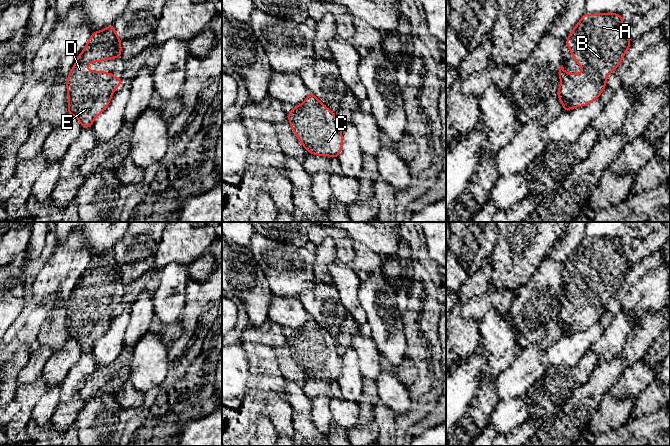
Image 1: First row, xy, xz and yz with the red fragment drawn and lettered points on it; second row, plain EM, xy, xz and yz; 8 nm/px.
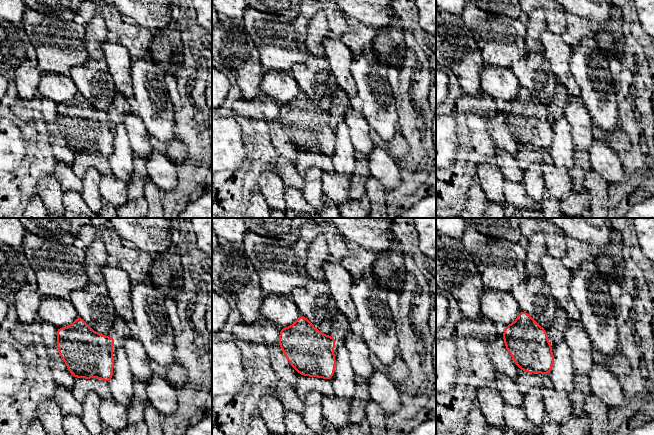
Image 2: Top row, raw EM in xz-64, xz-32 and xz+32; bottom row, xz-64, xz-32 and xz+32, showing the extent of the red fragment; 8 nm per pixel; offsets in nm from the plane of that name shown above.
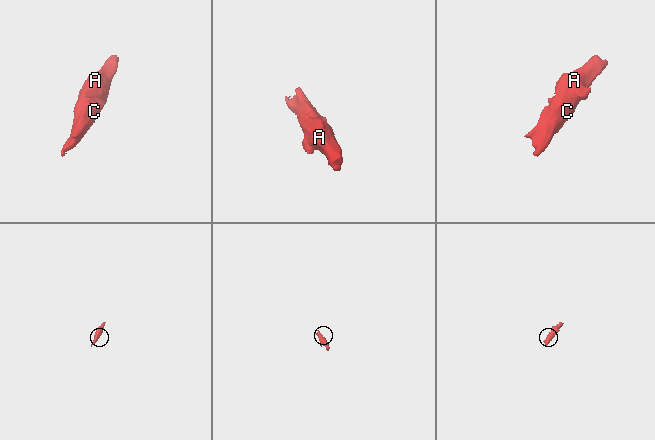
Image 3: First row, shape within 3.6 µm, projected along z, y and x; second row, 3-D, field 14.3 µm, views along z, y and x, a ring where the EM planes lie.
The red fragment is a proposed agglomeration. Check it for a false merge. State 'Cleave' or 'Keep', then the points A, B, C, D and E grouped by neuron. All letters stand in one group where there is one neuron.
Keep. Groups: A B C D E

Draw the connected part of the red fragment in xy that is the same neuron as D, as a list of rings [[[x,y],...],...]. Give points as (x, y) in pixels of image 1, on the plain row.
[[[114,248],[103,254],[95,255],[67,301],[68,339],[74,339],[81,347],[82,353],[90,351],[95,342],[108,331],[114,315],[123,305],[119,301],[114,301],[112,297],[90,295],[86,291],[89,287],[120,282],[121,273],[120,262],[115,256]]]

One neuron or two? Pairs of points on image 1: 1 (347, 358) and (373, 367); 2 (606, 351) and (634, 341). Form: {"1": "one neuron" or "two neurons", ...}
{"1": "two neurons", "2": "two neurons"}

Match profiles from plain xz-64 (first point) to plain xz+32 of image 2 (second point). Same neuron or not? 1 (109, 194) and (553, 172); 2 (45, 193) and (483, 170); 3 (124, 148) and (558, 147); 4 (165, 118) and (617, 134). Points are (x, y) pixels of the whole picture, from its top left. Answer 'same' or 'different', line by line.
1: same
2: same
3: same
4: different

